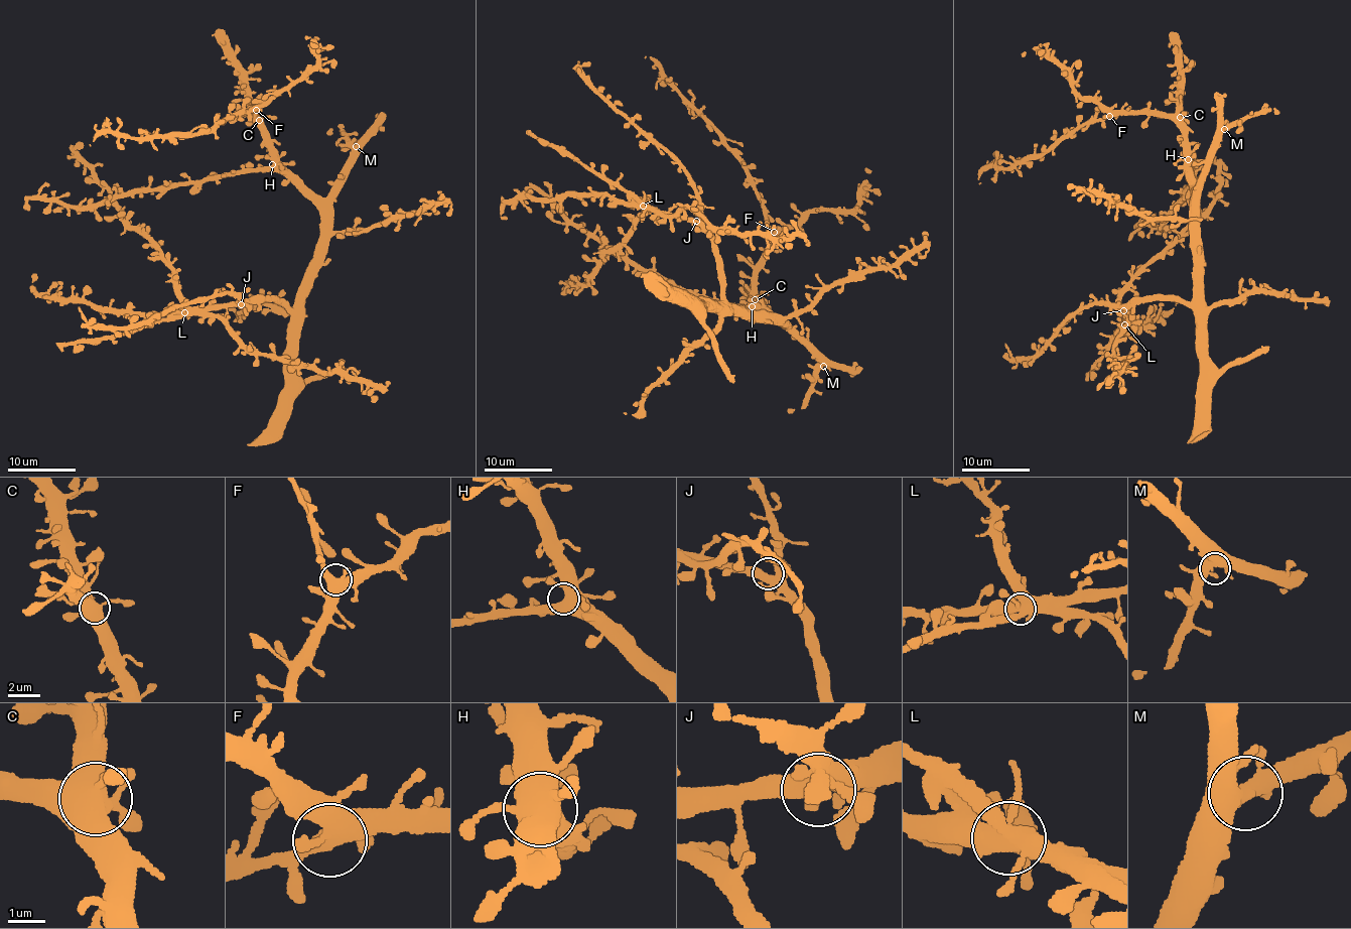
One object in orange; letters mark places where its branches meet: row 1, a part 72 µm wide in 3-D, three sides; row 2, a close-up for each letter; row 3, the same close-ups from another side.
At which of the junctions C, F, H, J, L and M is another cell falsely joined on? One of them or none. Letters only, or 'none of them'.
none of them

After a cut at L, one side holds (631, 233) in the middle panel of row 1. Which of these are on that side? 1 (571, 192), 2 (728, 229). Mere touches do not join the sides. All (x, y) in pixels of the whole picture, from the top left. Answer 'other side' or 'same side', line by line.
1: other side
2: other side

